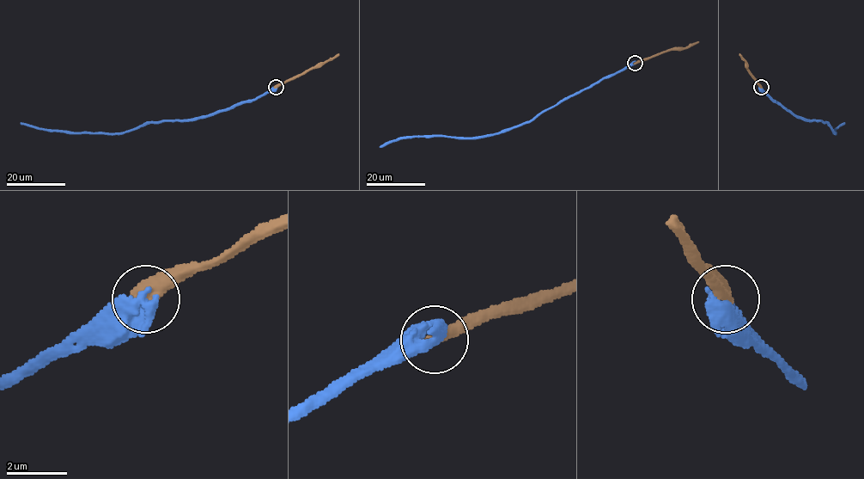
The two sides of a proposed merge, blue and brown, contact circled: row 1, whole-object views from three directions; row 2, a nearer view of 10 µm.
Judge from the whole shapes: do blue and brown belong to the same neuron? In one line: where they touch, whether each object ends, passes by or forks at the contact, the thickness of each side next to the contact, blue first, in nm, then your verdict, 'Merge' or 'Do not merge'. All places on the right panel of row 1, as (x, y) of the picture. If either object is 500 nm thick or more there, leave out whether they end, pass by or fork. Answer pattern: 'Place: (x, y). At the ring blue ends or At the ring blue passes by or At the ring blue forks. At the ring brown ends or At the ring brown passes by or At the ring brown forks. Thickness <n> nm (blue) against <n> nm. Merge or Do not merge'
Place: (761, 87). At the ring blue passes by. At the ring brown ends. Thickness 440 nm (blue) against 480 nm. Do not merge

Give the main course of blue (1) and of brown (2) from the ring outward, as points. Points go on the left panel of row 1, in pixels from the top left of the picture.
1: (276, 87), (252, 100), (209, 115), (143, 124), (124, 132), (66, 132), (20, 122)
2: (276, 87), (321, 65), (338, 53)

